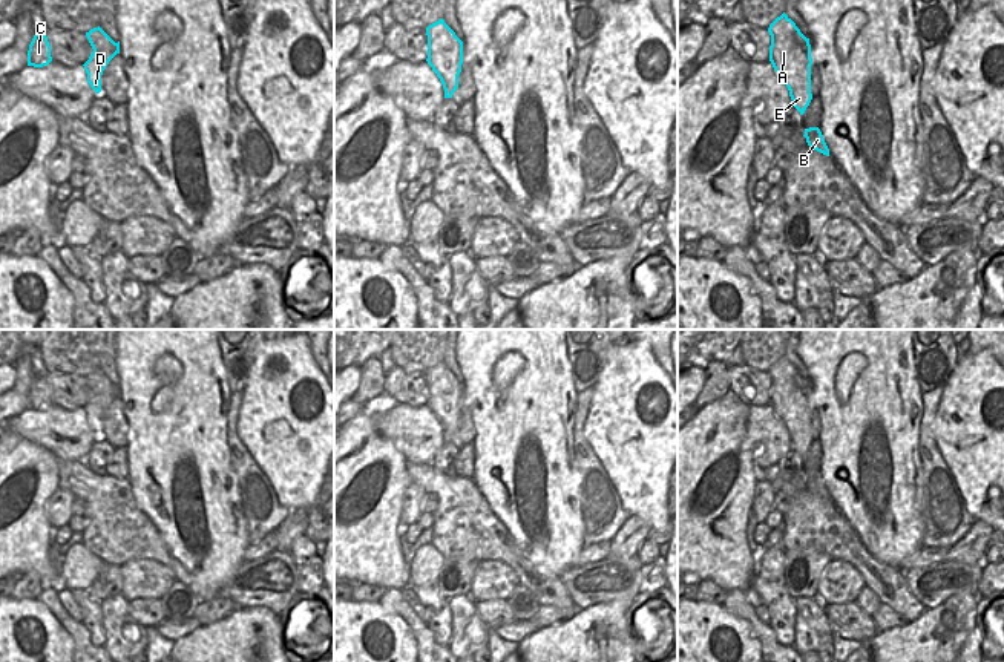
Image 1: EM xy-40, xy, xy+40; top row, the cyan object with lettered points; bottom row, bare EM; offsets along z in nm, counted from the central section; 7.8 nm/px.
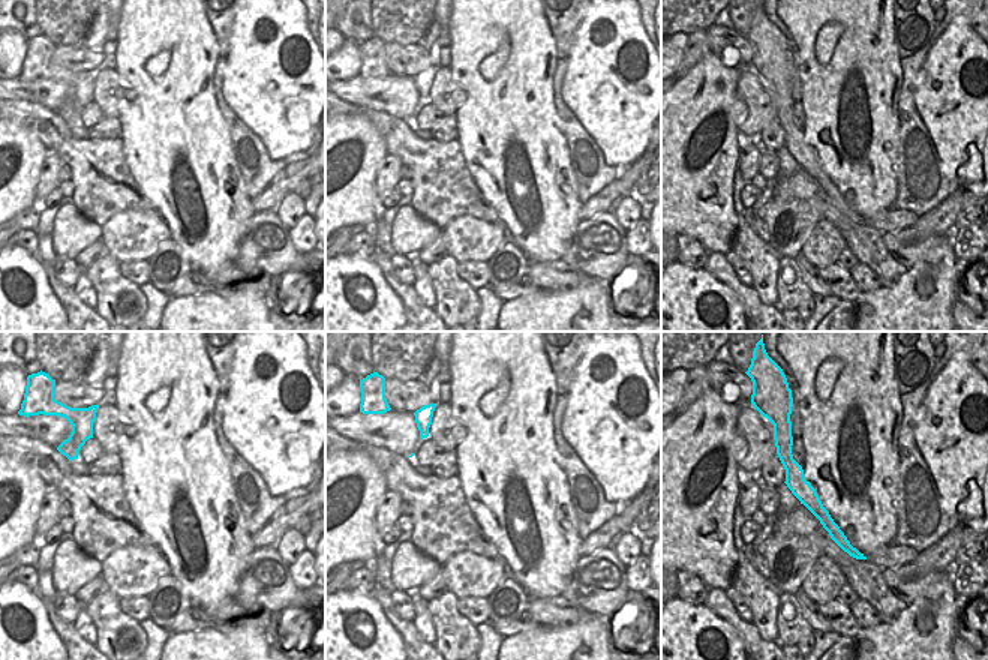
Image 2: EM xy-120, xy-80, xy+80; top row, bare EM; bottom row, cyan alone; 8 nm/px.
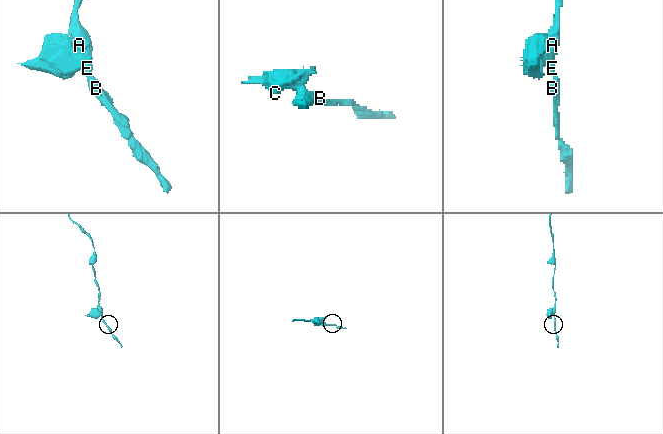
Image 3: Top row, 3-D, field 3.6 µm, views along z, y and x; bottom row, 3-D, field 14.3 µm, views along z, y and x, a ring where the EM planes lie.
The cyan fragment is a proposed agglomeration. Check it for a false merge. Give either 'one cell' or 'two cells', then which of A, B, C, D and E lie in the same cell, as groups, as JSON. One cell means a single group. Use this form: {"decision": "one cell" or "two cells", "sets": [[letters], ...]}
{"decision": "two cells", "sets": [["A", "B", "E"], ["C", "D"]]}

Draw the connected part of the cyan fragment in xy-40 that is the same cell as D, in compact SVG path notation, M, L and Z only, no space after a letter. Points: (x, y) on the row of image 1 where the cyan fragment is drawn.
M86 61L83 66L87 74L87 83L97 93L100 93L101 92L101 66L100 66L100 63Z

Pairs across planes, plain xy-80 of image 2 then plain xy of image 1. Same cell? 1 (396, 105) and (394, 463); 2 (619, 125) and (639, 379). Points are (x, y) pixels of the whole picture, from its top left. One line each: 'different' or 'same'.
1: different
2: same

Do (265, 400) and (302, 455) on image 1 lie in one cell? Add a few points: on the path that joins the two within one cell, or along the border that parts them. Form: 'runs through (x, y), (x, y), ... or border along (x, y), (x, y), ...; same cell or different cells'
runs through (270, 414), (270, 422), (290, 442); same cell

